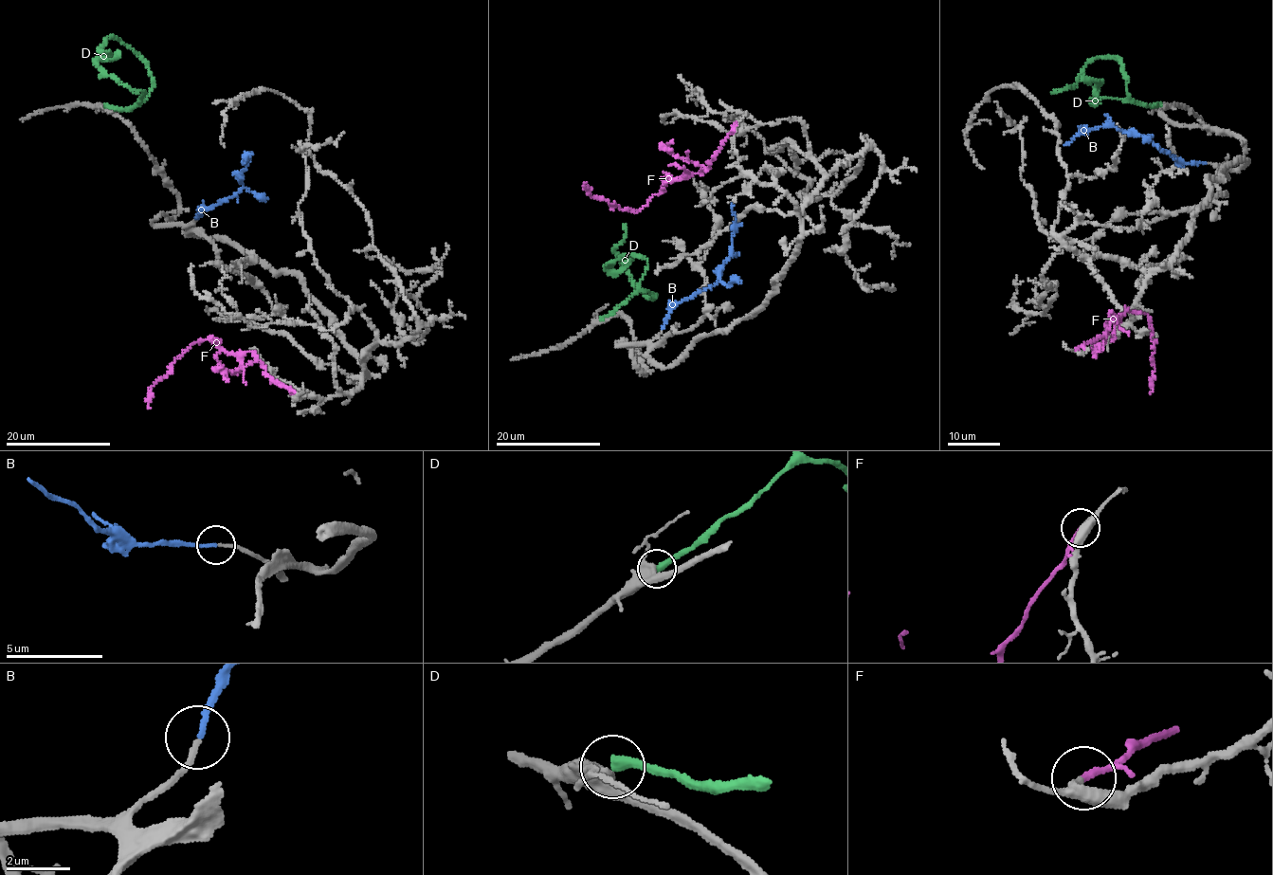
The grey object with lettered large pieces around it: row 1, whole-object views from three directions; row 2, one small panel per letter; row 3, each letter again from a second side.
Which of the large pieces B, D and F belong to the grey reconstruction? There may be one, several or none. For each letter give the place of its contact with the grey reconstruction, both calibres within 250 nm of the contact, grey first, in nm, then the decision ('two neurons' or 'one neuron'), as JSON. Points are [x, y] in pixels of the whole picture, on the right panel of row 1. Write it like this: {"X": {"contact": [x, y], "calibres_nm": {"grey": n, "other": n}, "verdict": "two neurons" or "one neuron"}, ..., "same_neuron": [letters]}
{"B": {"contact": [1207, 163], "calibres_nm": {"grey": 170, "other": 160}, "verdict": "one neuron"}, "D": {"contact": [1161, 104], "calibres_nm": {"grey": 360, "other": 360}, "verdict": "two neurons"}, "F": {"contact": [1077, 349], "calibres_nm": {"grey": 180, "other": 190}, "verdict": "one neuron"}, "same_neuron": ["B", "F"]}

